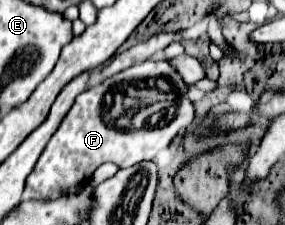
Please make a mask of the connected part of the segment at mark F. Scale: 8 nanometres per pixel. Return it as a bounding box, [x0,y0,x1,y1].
[26,59,194,199]

